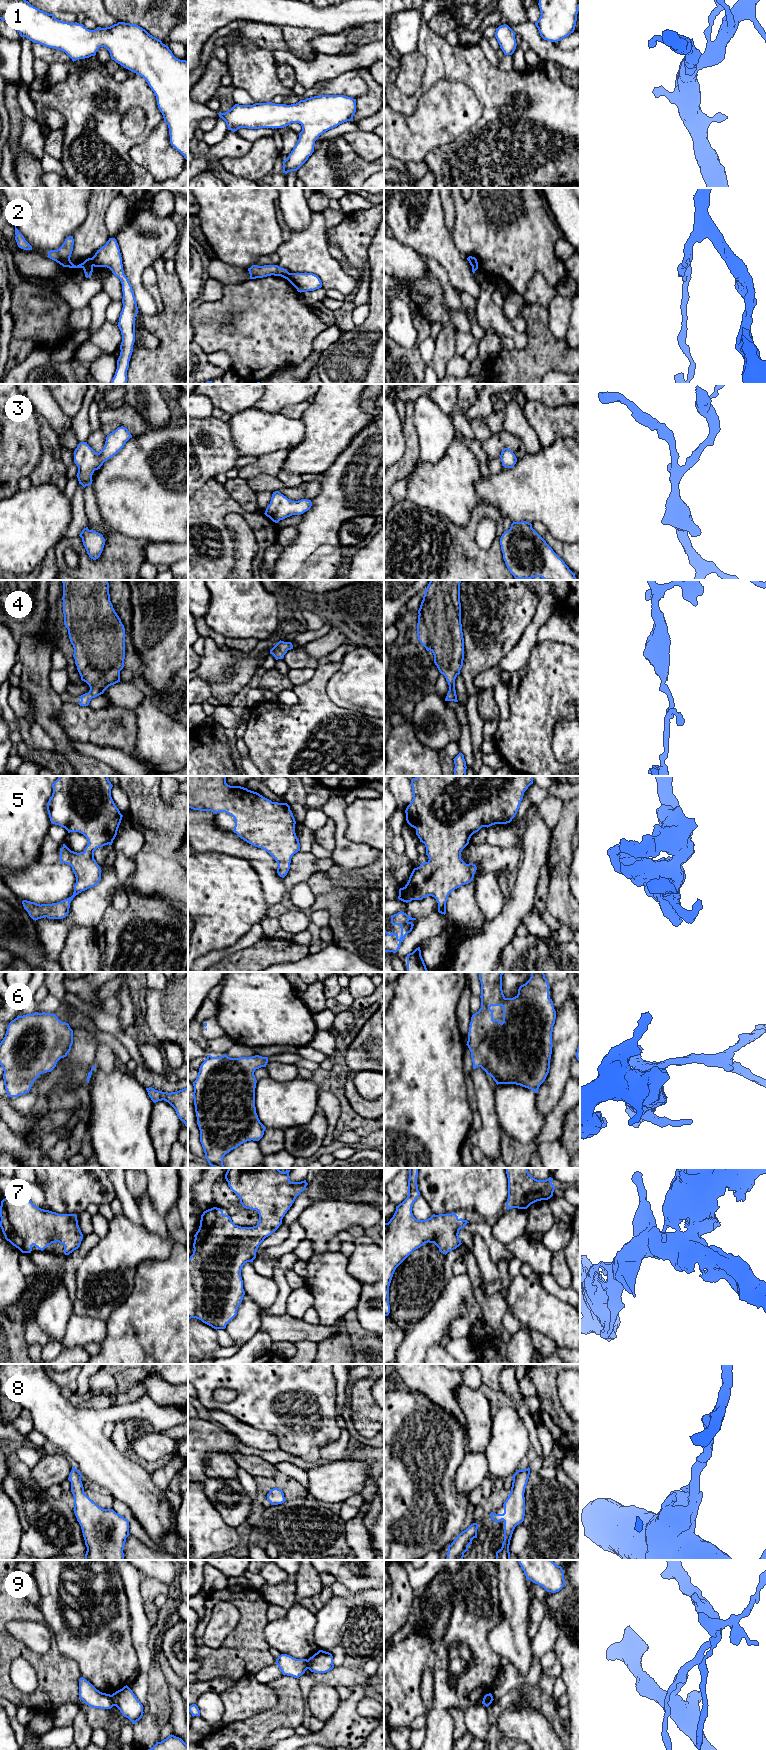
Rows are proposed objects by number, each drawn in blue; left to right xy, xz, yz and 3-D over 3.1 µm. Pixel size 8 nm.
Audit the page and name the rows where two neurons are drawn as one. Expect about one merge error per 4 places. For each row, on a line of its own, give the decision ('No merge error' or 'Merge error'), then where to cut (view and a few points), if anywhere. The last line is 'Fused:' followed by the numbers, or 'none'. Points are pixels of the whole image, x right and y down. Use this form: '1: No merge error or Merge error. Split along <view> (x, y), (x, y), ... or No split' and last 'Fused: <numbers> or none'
1: No merge error. No split
2: Merge error. Split along xy (91, 258), (93, 265)
3: No merge error. No split
4: No merge error. No split
5: No merge error. No split
6: No merge error. No split
7: No merge error. No split
8: No merge error. No split
9: Merge error. Split along xy (111, 1695), (114, 1705)
Fused: 2, 9

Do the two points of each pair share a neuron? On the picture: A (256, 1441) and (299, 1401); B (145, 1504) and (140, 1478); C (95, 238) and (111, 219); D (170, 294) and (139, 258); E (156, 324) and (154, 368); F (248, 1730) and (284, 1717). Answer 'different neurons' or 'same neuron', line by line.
A: different neurons
B: same neuron
C: different neurons
D: different neurons
E: same neuron
F: same neuron

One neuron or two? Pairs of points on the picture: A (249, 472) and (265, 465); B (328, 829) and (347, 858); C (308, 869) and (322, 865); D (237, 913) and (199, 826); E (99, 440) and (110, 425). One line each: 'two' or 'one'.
A: one
B: two
C: two
D: two
E: two

